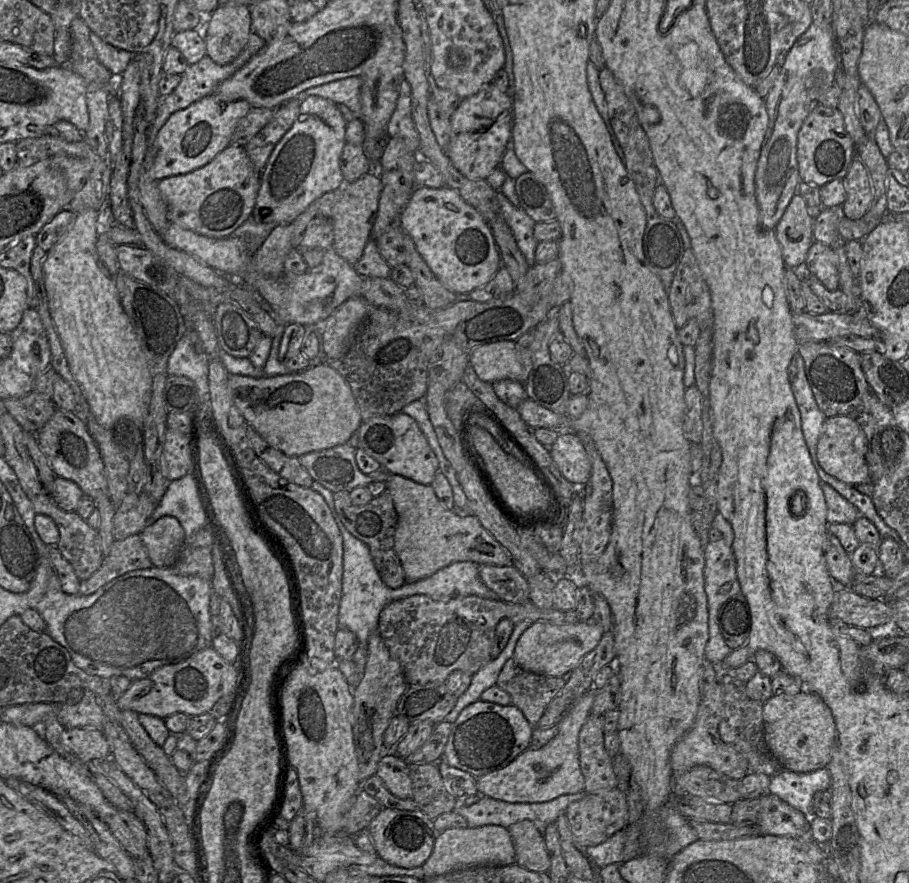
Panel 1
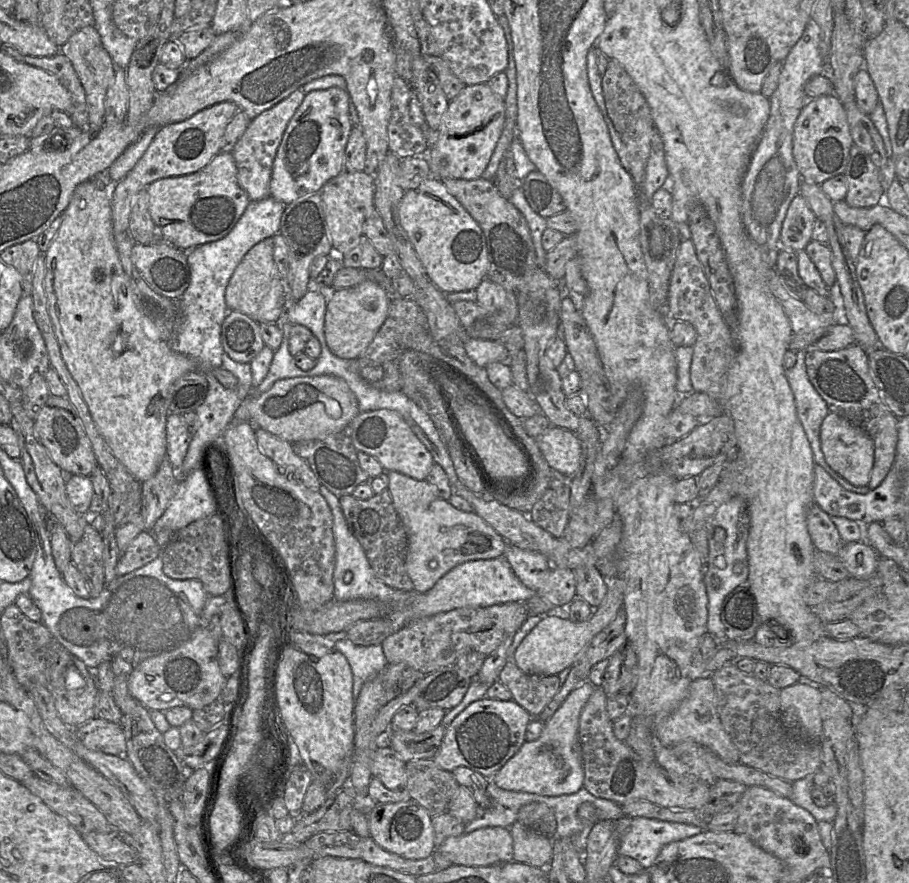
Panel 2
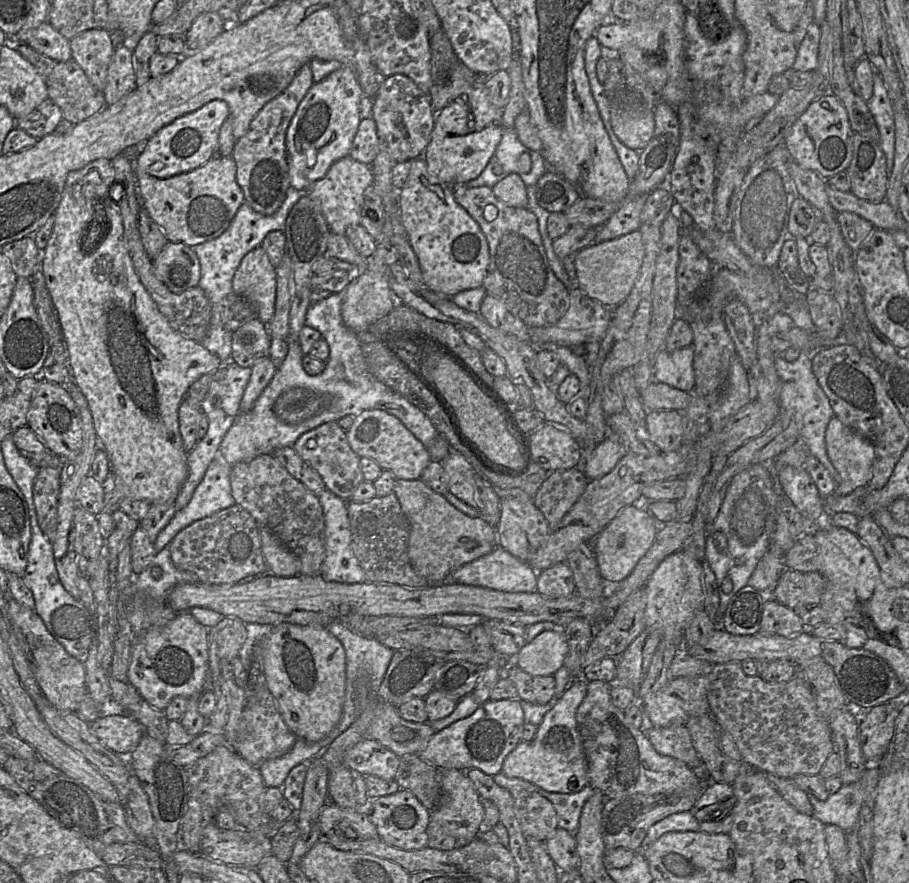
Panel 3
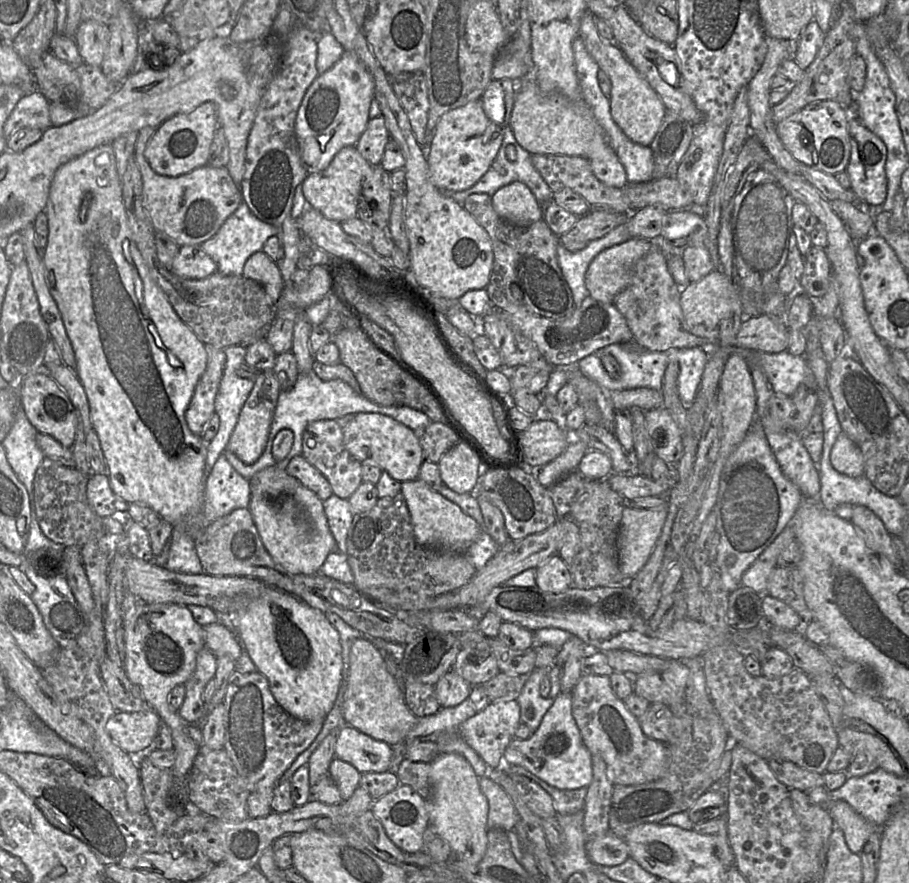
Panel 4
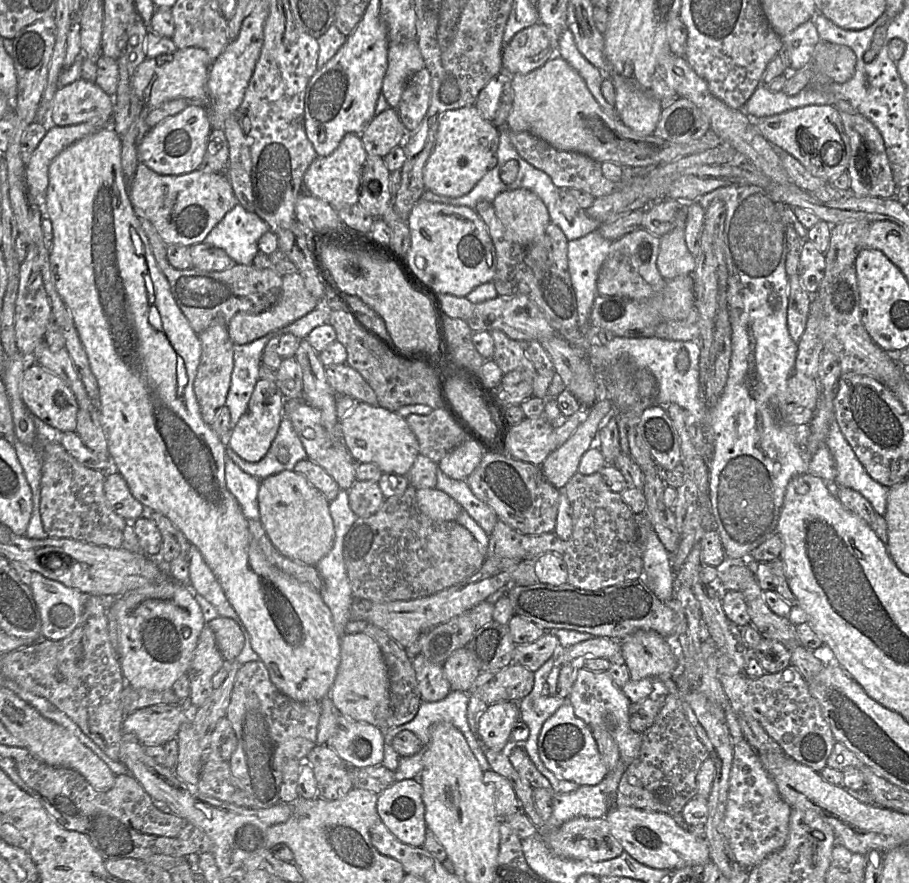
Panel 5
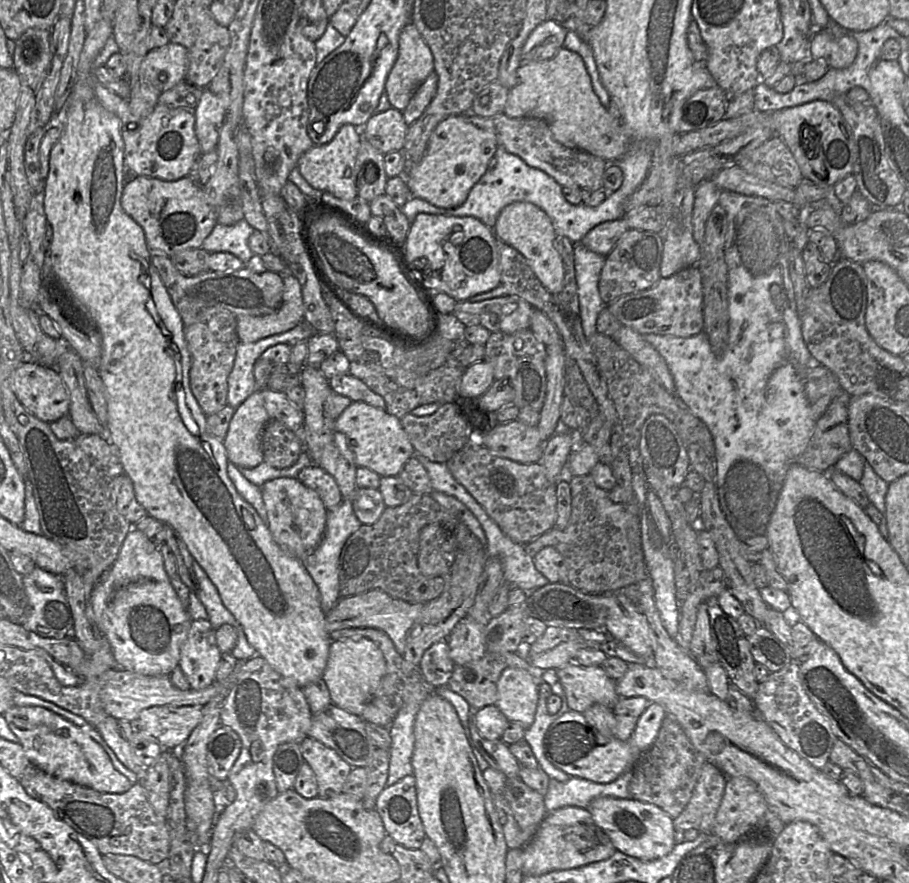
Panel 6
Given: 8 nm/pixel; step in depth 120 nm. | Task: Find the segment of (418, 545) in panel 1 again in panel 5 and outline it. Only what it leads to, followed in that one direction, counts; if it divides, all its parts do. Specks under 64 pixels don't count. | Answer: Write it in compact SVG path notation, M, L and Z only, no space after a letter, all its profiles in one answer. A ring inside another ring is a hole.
M436 488L417 489L420 510L434 520L456 521L462 507L449 495Z

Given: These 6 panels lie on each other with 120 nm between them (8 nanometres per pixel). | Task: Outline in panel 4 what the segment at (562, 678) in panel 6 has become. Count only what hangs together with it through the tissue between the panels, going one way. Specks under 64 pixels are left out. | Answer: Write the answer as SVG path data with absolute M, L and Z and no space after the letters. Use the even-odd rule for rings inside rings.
M582 675L571 690L572 715L583 742L591 755L599 755L607 765L608 776L615 785L640 785L656 781L668 769L668 750L665 744L647 737L639 719L626 707L611 688L610 677Z

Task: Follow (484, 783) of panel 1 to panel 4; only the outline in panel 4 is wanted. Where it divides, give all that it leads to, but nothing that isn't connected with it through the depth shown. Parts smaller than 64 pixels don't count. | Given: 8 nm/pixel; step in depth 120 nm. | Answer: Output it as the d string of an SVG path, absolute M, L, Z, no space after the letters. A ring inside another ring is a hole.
M571 692L561 693L556 698L552 707L543 717L539 728L529 739L521 740L513 738L511 740L504 752L503 764L521 766L547 782L549 785L561 790L588 788L593 779L592 755L585 746L580 730L572 715Z

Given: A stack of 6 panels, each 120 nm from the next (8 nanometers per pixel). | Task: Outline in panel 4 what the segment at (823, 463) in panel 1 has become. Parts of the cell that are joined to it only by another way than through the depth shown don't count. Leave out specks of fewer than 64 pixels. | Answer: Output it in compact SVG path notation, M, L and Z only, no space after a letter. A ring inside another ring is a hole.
M843 432L840 433L832 446L830 461L833 468L841 474L852 478L865 475L861 450Z

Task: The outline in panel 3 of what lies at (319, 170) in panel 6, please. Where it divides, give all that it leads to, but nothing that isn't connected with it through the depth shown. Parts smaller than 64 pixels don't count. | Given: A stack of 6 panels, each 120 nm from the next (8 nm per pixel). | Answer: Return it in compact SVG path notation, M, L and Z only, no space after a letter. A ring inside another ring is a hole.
M347 155L335 161L325 176L315 181L305 192L318 200L329 230L346 236L351 226L360 224L364 193L372 182L373 175L370 165L356 161Z

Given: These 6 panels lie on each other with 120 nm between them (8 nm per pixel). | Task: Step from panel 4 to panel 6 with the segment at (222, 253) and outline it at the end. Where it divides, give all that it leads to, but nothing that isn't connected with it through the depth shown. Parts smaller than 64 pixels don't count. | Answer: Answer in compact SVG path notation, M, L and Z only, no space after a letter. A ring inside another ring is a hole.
M244 218L233 225L216 223L201 247L209 253L230 252L253 272L262 273L267 270L262 257L253 254L248 246L248 238L254 230Z

